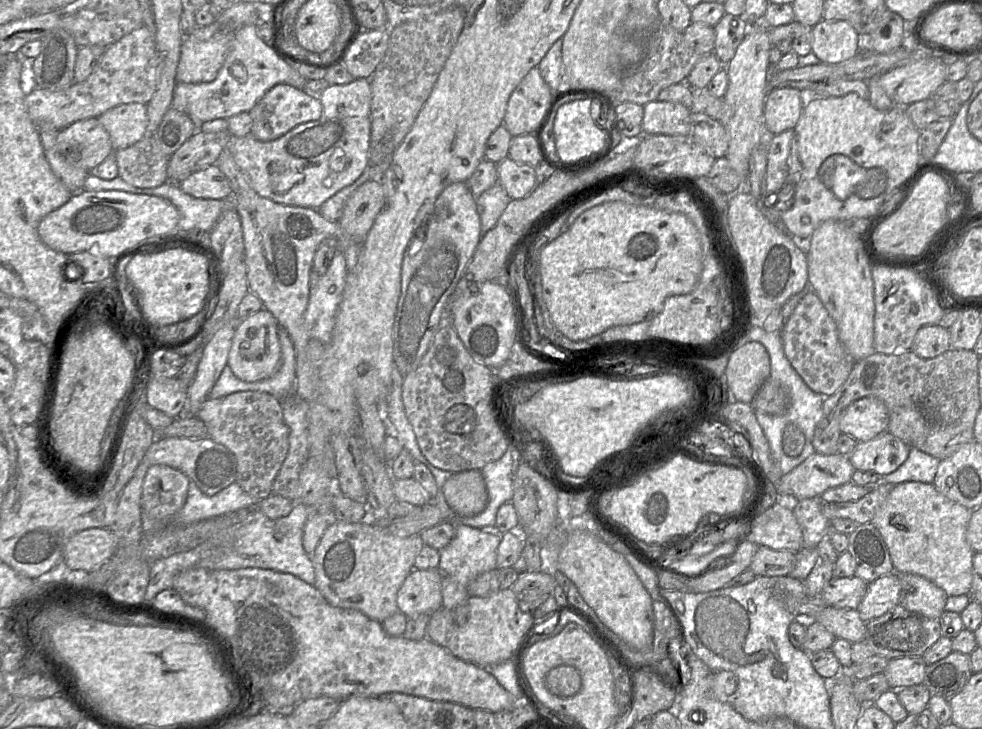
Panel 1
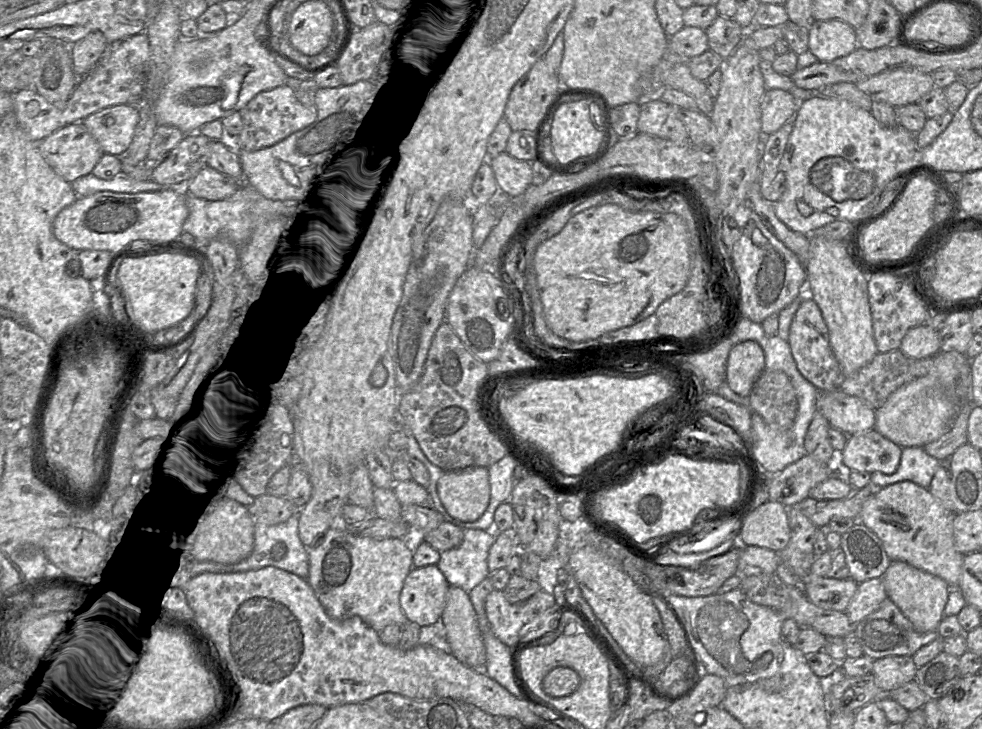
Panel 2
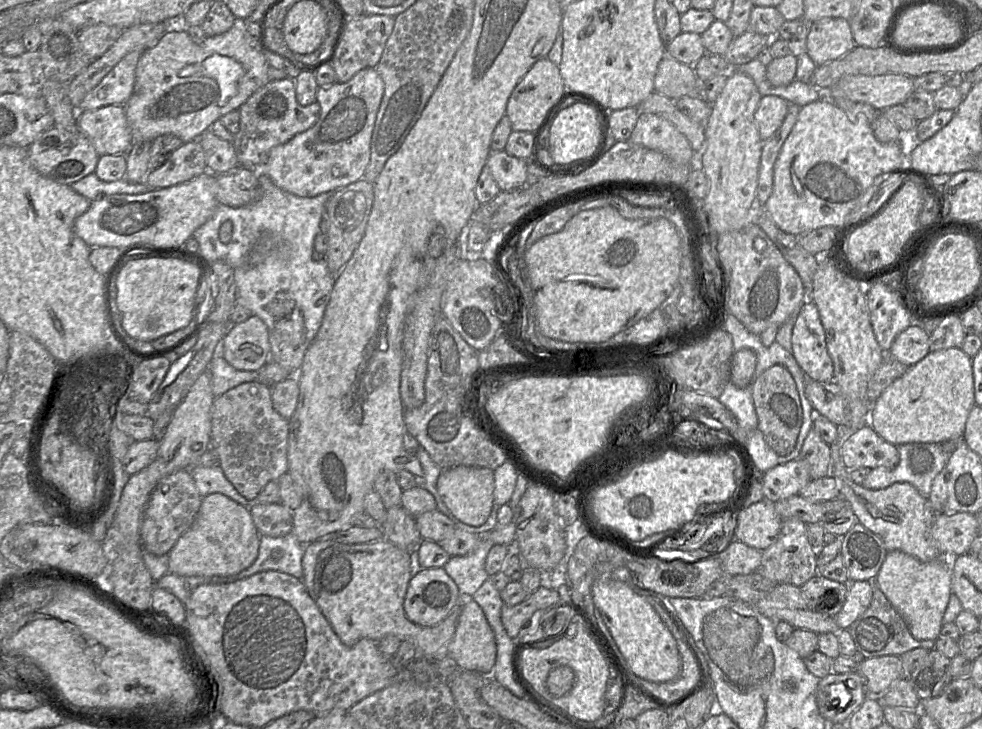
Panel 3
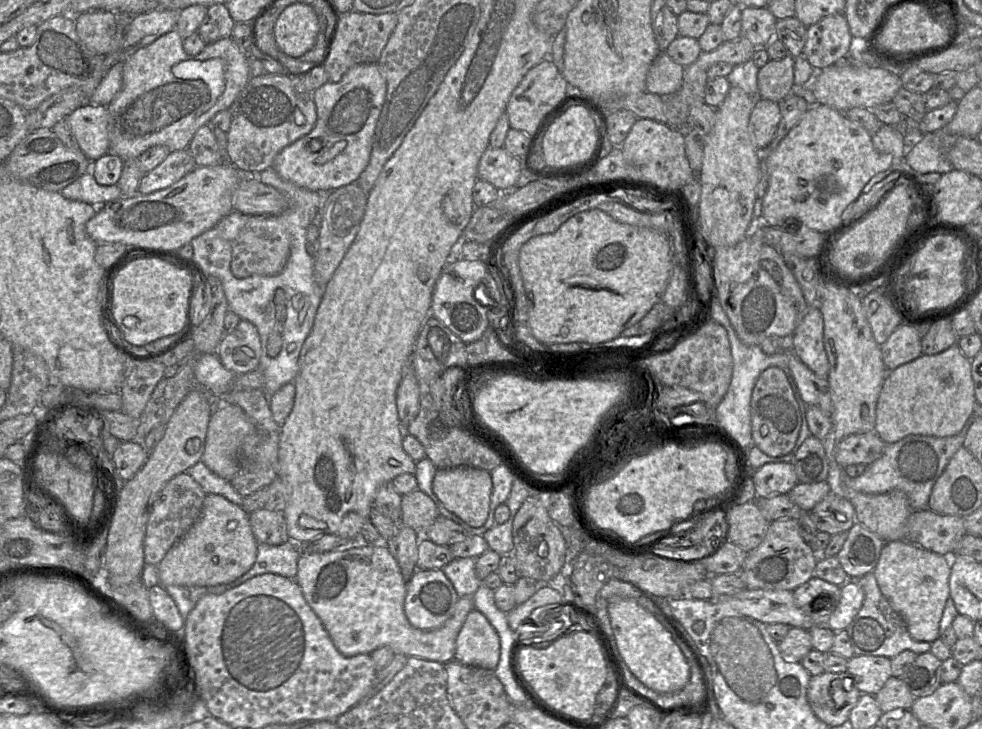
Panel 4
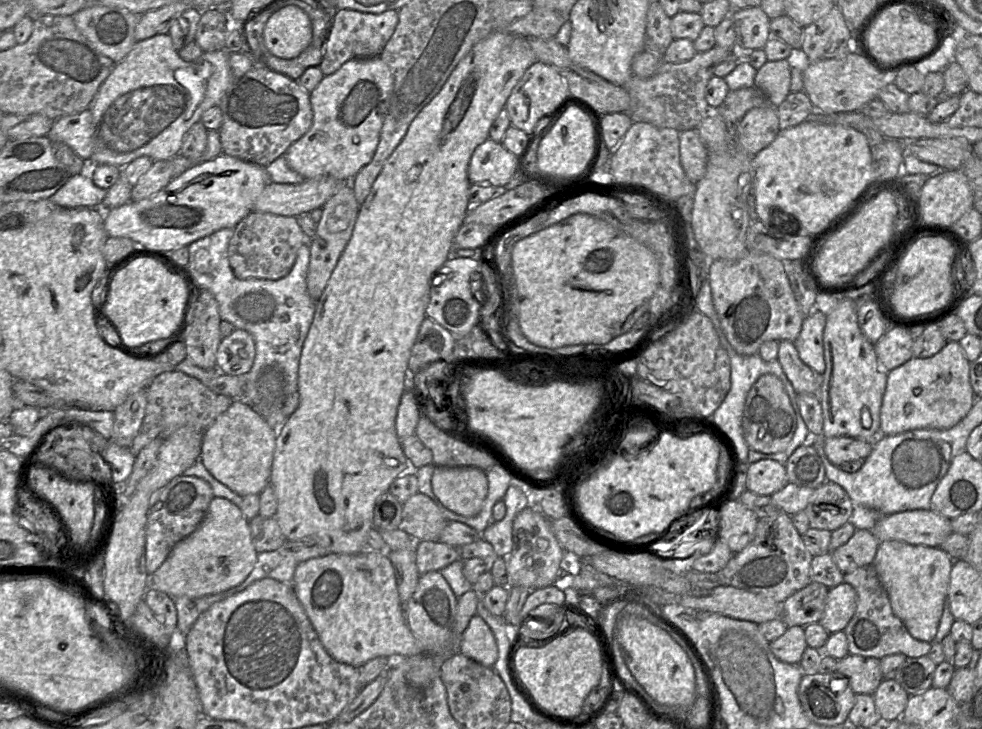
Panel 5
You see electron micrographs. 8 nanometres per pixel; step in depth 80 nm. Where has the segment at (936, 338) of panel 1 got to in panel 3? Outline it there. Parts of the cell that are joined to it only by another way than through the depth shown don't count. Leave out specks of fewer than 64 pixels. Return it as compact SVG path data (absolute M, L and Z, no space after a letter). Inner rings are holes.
M911 325L894 339L887 354L910 367L929 352L929 335L920 326Z

